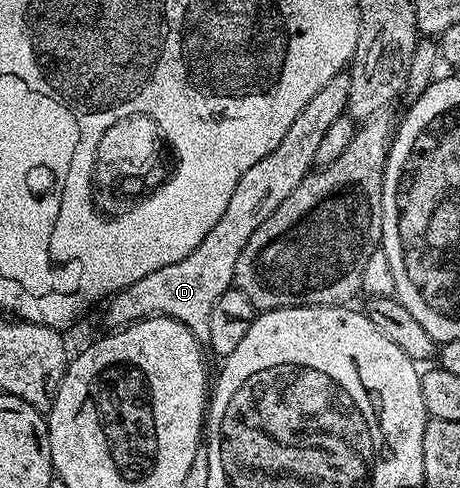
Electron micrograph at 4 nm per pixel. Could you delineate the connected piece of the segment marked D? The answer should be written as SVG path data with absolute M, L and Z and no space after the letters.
M342 71L336 73L295 115L295 123L287 127L287 135L283 135L283 143L271 151L271 155L263 155L255 167L243 171L239 183L235 183L235 191L229 193L227 207L221 210L219 223L213 225L213 229L179 263L171 263L167 267L159 267L159 271L151 271L151 275L143 275L135 283L131 283L126 289L120 289L118 293L108 298L109 310L105 313L105 321L109 327L124 327L135 321L144 321L146 317L170 317L179 323L186 325L198 339L209 336L209 324L211 323L211 307L215 307L215 299L223 295L233 285L233 272L235 263L247 247L247 239L255 235L255 231L264 221L299 187L299 183L311 172L315 165L315 151L327 132L327 127L335 123L335 119L346 116L349 107L349 75Z

